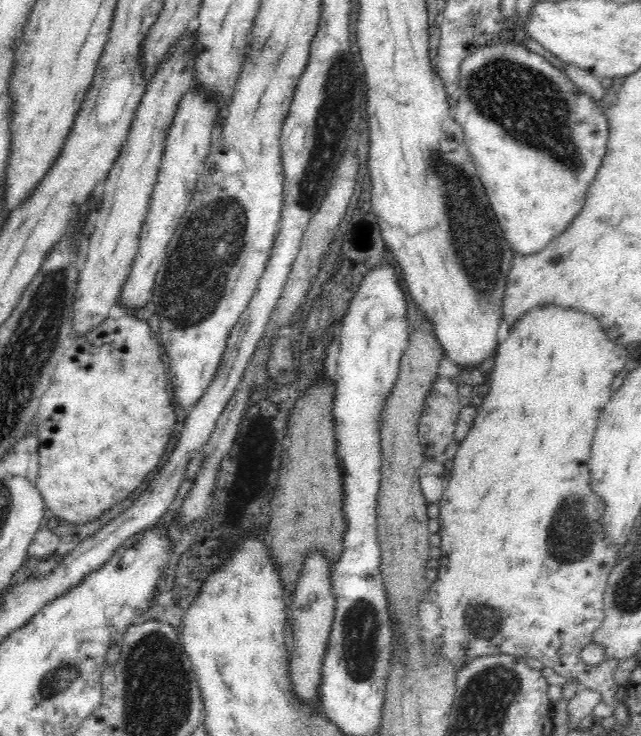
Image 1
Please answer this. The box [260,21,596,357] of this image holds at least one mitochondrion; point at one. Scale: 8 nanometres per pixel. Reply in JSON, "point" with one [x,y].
{"point":[527,103]}

